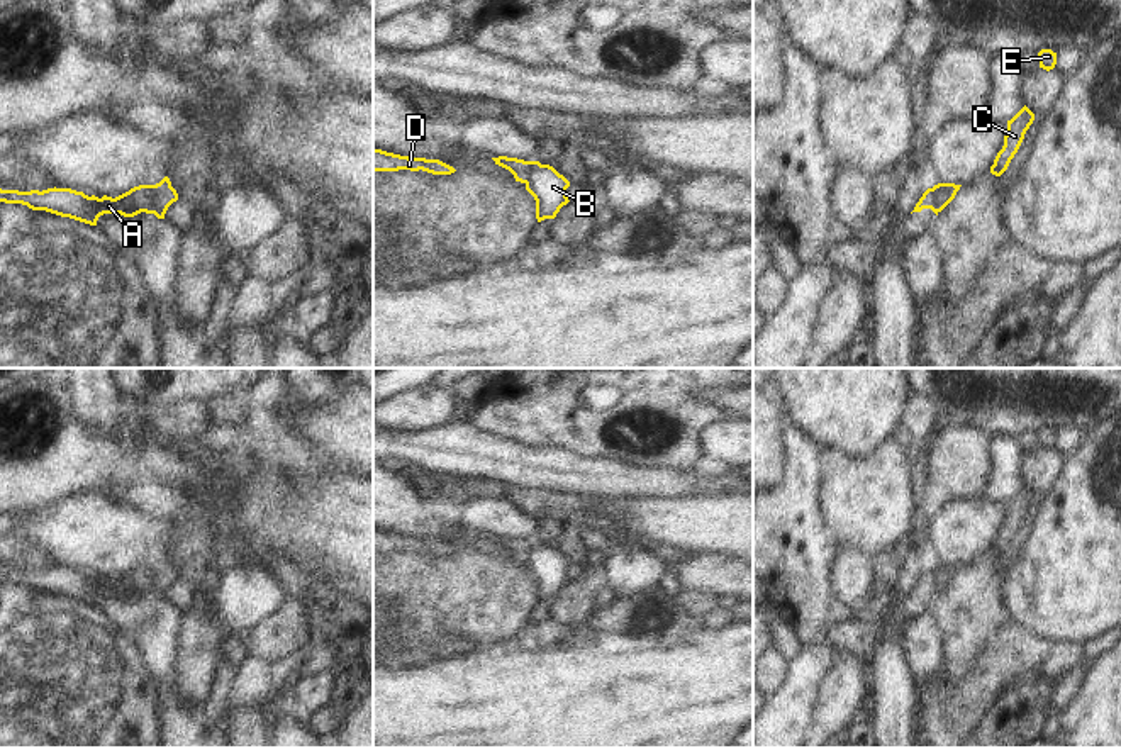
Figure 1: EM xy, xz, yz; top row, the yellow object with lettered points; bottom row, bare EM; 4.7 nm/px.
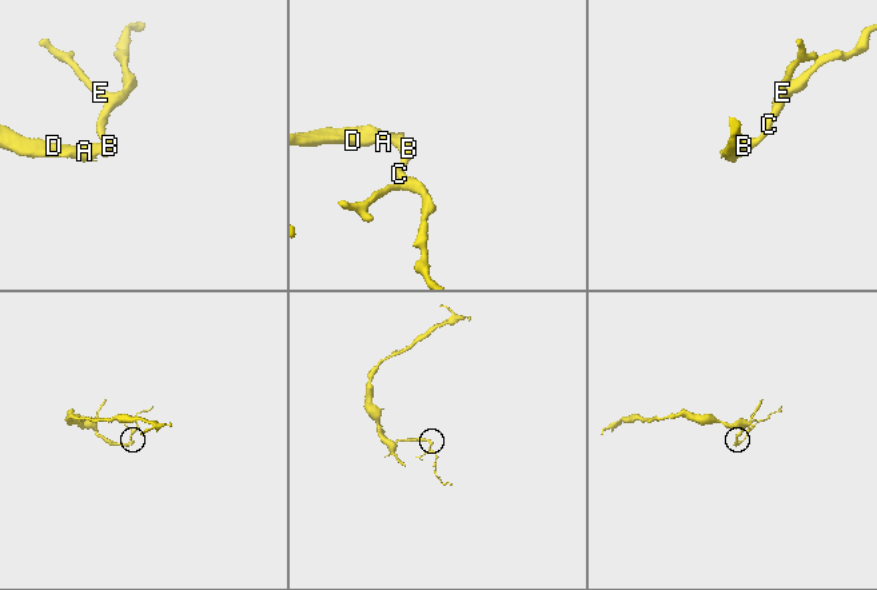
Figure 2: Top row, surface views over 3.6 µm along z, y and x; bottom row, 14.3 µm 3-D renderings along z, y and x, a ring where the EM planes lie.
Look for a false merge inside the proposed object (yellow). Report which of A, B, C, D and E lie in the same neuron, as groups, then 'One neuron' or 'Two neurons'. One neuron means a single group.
Groups: A D / B C E. Two neurons

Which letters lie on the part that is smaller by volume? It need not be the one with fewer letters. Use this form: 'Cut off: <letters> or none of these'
Cut off: B, C, E

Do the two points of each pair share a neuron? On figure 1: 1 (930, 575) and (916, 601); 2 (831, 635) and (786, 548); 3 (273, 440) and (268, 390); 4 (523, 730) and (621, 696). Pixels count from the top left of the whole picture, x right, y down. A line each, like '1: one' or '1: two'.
1: one
2: two
3: one
4: one

